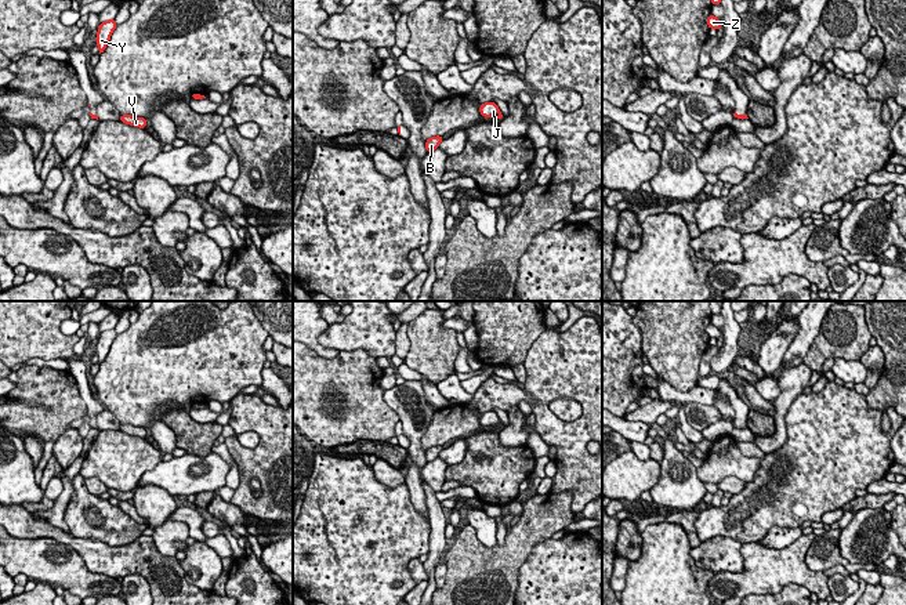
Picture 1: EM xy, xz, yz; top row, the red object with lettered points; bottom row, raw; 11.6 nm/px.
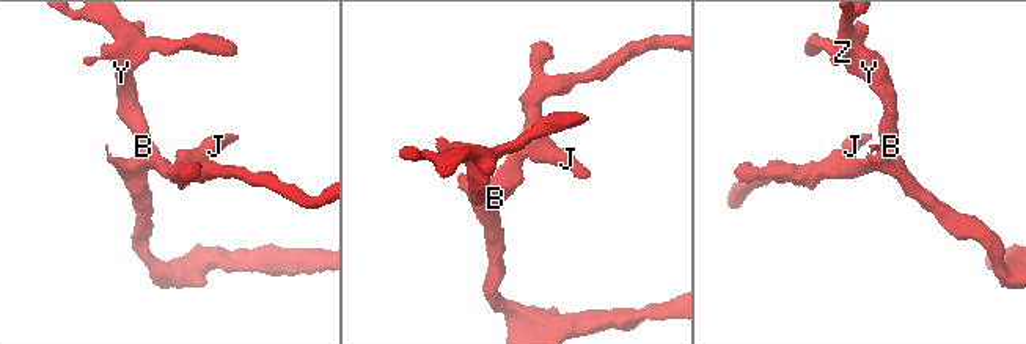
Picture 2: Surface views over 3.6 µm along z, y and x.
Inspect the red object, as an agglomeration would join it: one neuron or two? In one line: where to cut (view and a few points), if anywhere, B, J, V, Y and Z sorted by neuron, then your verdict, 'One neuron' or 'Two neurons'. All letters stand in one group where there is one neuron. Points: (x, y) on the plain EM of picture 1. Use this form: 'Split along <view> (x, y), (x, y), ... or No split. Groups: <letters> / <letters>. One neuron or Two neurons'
No split. Groups: B J V Y Z. One neuron

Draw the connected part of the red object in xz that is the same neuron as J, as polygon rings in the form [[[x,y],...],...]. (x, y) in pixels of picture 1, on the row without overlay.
[[[493,410],[482,413],[479,416],[479,423],[483,427],[494,427],[494,428],[500,428],[500,430],[504,428],[499,416]]]

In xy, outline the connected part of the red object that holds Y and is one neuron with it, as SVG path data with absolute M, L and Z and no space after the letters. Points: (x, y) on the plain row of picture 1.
M109 329L99 333L97 347L95 347L97 349L95 354L98 355L99 363L104 362L104 359L109 354L110 345L116 338L116 336L117 333L115 332L115 329Z

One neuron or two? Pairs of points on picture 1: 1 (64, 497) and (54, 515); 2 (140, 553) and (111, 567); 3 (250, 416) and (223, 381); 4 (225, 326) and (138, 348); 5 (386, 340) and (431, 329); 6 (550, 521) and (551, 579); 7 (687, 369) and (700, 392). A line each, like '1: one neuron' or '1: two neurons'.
1: one neuron
2: one neuron
3: two neurons
4: one neuron
5: two neurons
6: two neurons
7: two neurons

